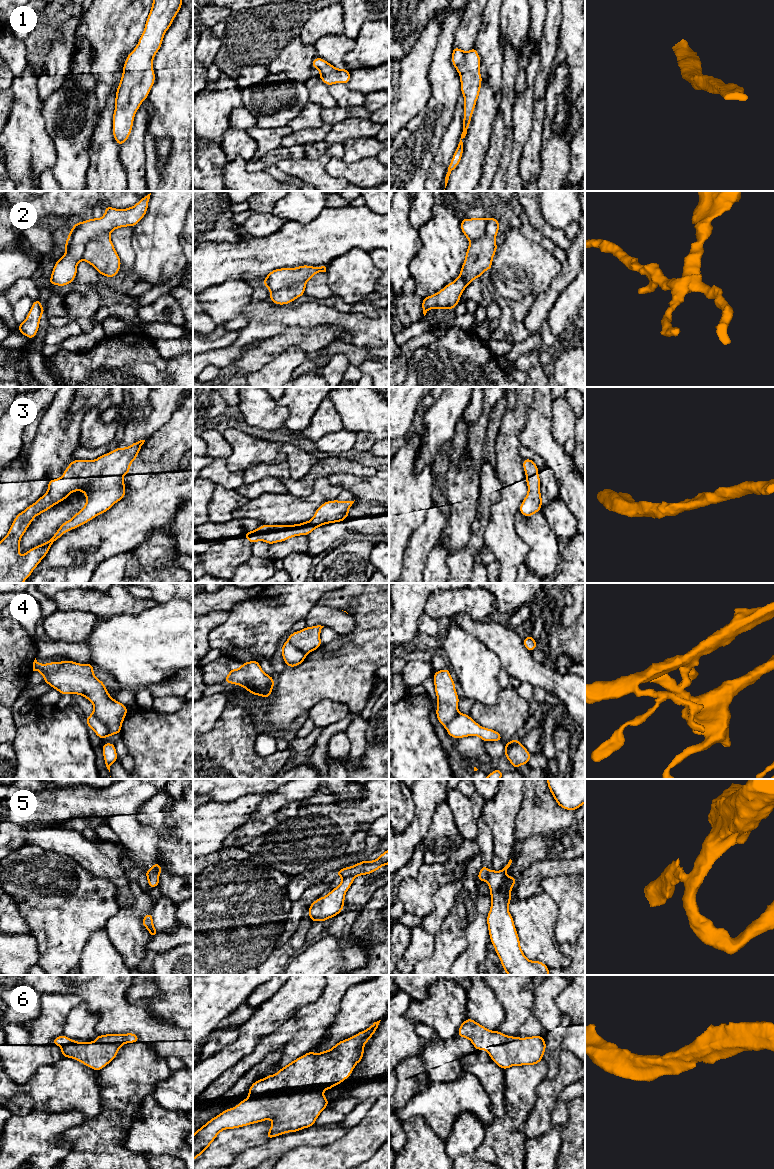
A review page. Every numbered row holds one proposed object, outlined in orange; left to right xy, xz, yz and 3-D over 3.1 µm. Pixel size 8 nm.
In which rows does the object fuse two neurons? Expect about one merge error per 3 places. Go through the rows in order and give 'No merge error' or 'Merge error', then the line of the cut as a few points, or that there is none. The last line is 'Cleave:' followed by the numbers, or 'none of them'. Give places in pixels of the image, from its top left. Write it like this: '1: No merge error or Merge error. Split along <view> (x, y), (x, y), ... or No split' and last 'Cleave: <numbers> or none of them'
1: No merge error. No split
2: Merge error. Split along xy (109, 234), (100, 234), (93, 237), (86, 244), (82, 259)
3: No merge error. No split
4: Merge error. Split along xy (92, 713), (106, 726), (106, 736)
5: Merge error. Split along xy (158, 874), (149, 872), (146, 875)
6: No merge error. No split
Cleave: 2, 4, 5

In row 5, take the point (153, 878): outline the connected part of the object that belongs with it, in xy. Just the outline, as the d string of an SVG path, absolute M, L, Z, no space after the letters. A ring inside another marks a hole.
M150 872L147 875L147 881L148 881L149 887L151 887L151 888L158 887L158 885L159 885L159 875L157 873Z

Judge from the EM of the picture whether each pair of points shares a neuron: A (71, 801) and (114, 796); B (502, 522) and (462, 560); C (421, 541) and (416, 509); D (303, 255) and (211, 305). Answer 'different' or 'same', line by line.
A: same
B: different
C: different
D: different

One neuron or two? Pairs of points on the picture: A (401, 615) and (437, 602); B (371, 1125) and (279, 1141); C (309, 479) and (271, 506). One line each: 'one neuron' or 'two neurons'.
A: two neurons
B: two neurons
C: two neurons

